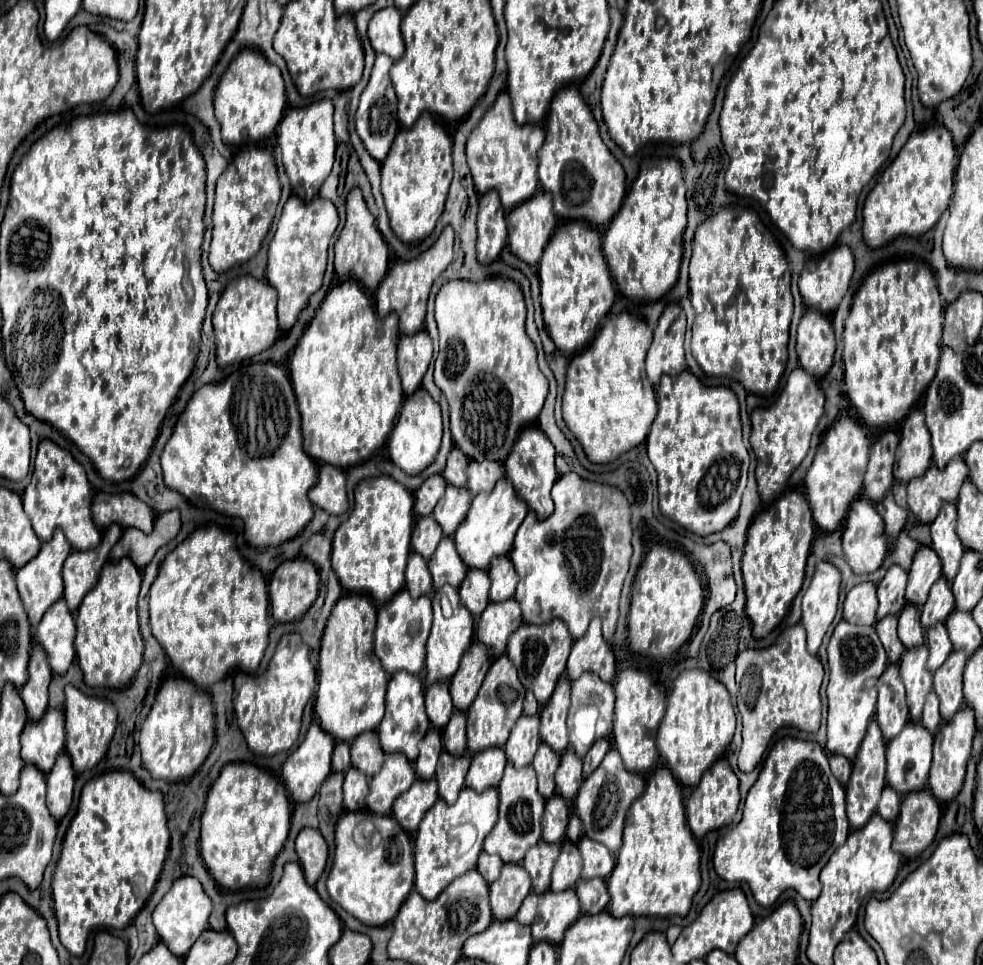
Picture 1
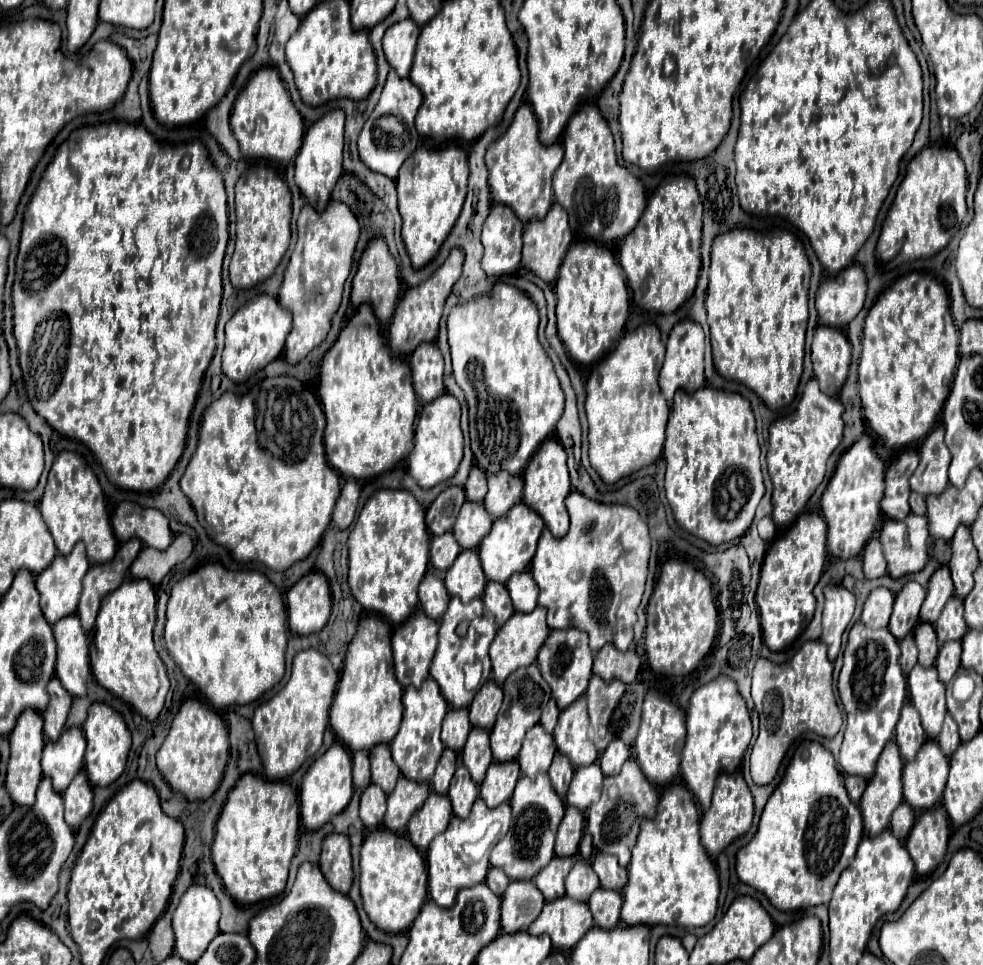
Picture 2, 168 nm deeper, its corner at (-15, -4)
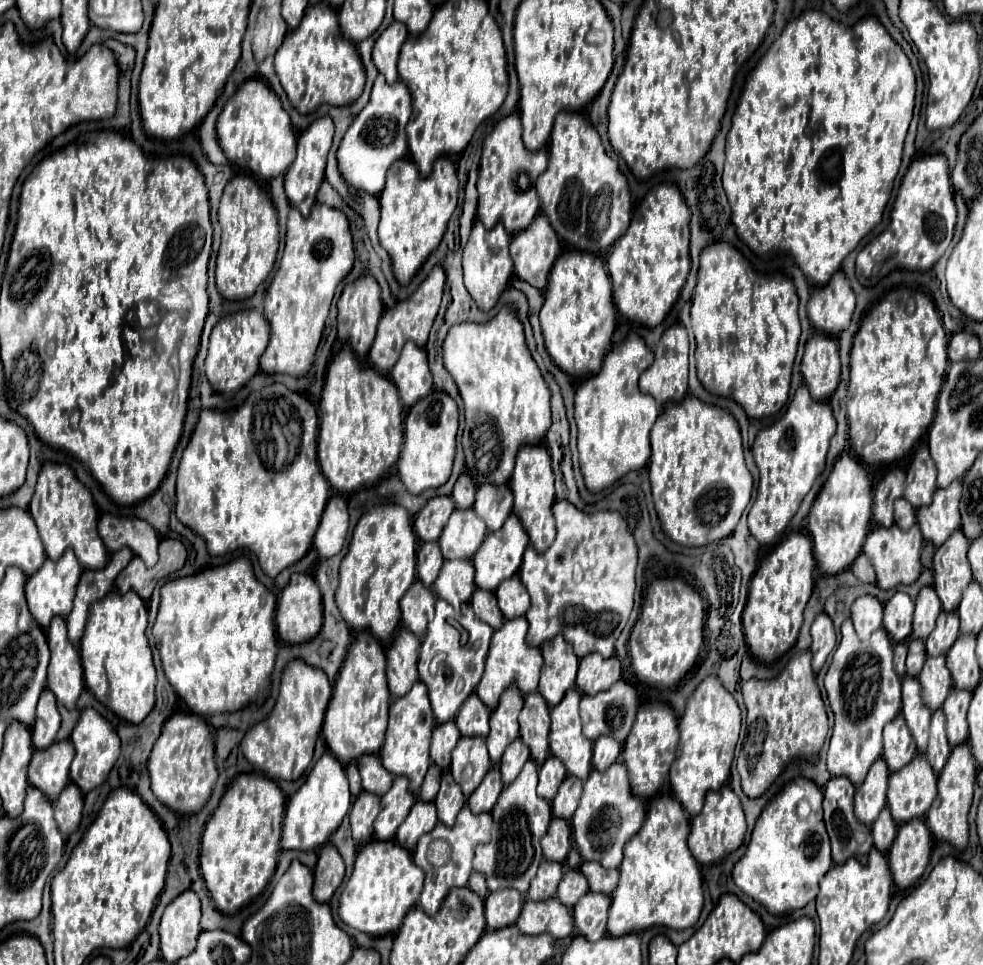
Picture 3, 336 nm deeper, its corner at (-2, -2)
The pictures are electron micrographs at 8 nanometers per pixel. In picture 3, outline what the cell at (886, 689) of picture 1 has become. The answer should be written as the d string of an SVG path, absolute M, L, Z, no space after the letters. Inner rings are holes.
M901 714L883 728L883 742L885 742L883 760L887 762L889 772L901 770L917 754L915 740L911 738L911 732Z

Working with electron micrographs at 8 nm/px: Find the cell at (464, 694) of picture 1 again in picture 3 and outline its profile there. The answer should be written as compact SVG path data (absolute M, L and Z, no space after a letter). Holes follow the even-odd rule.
M471 694L467 702L459 708L459 714L455 716L455 724L461 732L461 736L487 736L489 730L489 708L477 698L477 694Z

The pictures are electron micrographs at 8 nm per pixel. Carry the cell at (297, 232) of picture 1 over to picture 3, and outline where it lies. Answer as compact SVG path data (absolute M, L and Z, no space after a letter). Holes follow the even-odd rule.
M315 204L311 216L303 218L297 208L291 208L283 258L265 294L263 314L271 330L269 346L261 356L261 370L265 374L289 374L301 378L311 370L335 288L349 274L353 262L355 252L349 222L341 210Z

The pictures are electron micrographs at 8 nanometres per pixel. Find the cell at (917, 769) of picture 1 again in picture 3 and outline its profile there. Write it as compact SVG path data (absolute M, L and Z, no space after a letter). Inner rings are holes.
M917 754L903 770L889 776L887 806L901 826L911 818L923 818L937 798L937 778L923 754Z

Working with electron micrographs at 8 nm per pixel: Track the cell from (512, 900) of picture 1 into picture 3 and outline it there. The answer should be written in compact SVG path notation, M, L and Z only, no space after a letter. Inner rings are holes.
M515 890L491 892L485 898L485 922L487 928L497 930L515 924L523 908L523 898Z

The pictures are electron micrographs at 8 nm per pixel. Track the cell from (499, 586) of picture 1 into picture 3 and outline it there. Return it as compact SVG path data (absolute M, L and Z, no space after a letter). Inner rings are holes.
M519 576L503 580L499 584L499 588L495 590L495 596L497 596L499 608L501 608L501 612L503 612L505 618L525 616L525 612L531 606L531 598L527 594L527 588L519 580Z

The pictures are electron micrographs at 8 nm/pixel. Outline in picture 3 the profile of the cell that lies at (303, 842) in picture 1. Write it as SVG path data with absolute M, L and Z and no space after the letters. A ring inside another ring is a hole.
M325 844L323 850L319 852L319 860L315 866L313 898L321 904L327 904L331 900L333 892L343 882L343 874L345 874L343 858L339 856L339 852L333 844Z

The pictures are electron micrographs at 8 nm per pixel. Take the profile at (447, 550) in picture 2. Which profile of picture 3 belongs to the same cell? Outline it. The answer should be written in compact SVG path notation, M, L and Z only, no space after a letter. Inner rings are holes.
M425 542L421 544L417 552L417 576L423 582L423 586L433 586L435 578L439 576L443 566L443 556L437 542Z

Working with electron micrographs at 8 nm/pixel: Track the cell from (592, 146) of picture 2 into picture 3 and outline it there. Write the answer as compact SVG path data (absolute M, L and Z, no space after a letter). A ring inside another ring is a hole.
M563 110L551 132L549 168L537 182L541 212L547 214L553 230L575 250L601 254L623 236L631 220L631 194L627 178L605 154L593 124L579 112Z

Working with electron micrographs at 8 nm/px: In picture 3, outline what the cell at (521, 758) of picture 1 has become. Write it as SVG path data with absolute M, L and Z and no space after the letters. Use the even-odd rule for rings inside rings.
M521 738L513 740L507 748L505 748L505 754L499 762L499 772L501 772L501 778L503 778L503 784L509 786L521 772L523 764L529 760L529 748L521 742Z

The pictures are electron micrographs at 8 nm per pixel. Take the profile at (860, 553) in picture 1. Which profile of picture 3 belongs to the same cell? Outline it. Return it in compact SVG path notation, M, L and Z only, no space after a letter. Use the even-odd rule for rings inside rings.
M861 554L861 556L853 562L851 572L853 572L853 574L857 576L857 580L863 582L863 584L875 584L875 580L877 580L875 568L871 566L871 562L869 562L869 558L867 558L865 554Z

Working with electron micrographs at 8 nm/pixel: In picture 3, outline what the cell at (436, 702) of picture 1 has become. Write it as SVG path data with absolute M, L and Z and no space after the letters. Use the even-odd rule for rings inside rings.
M445 722L443 726L435 728L435 734L431 738L431 760L433 764L439 764L441 770L447 770L451 764L451 752L459 740L459 730L455 722Z

